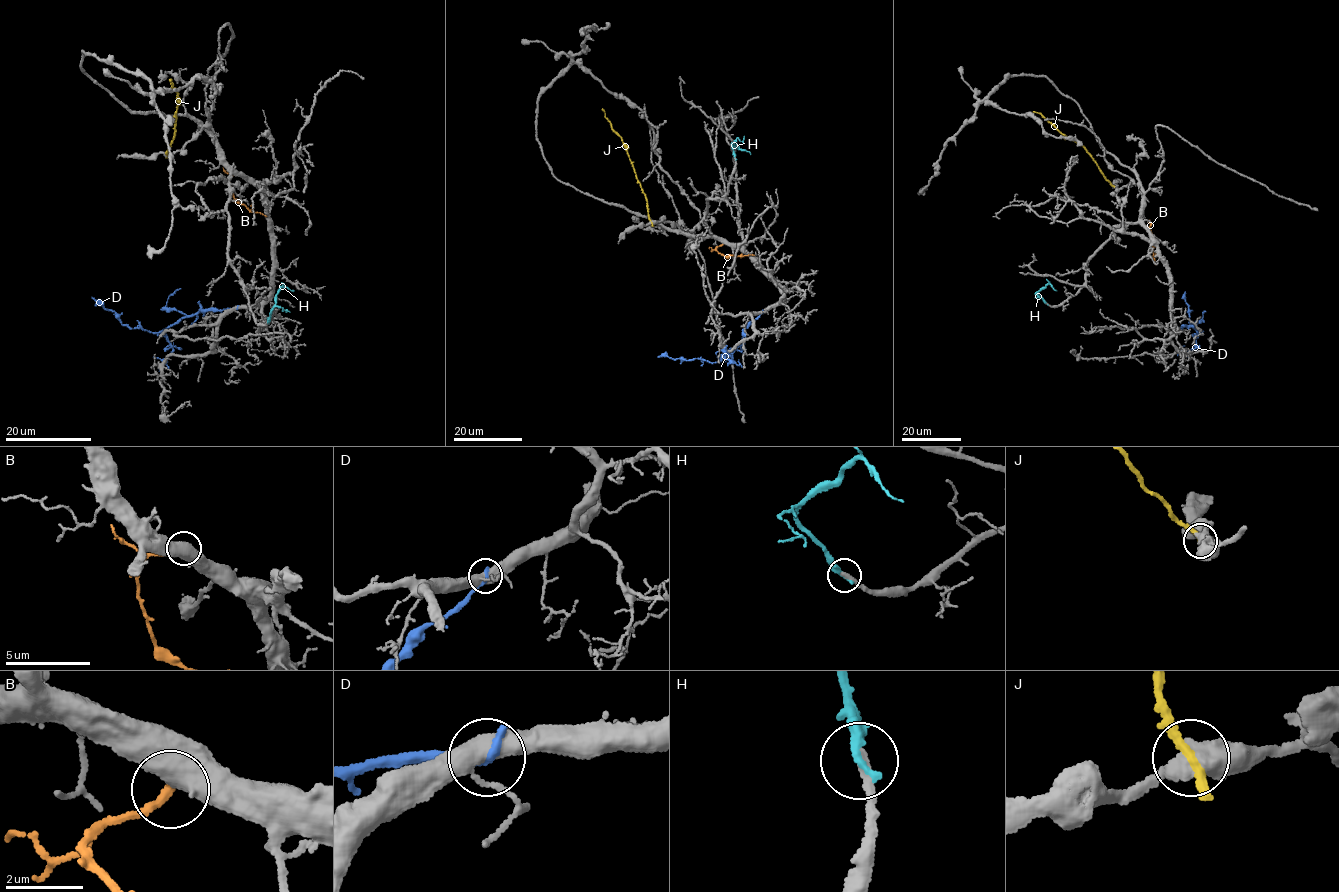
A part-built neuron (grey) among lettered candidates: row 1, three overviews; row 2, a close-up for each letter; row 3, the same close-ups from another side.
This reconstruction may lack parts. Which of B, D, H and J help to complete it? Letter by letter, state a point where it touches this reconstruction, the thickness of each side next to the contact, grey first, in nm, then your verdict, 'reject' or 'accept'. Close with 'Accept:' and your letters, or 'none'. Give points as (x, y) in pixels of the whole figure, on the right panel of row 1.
B: (1148, 227) | 750/220 nm | reject
D: (1177, 328) | 440/240 nm | reject
H: (1046, 303) | 280/280 nm | accept
J: (1116, 188) | 550/320 nm | reject
Accept: H

